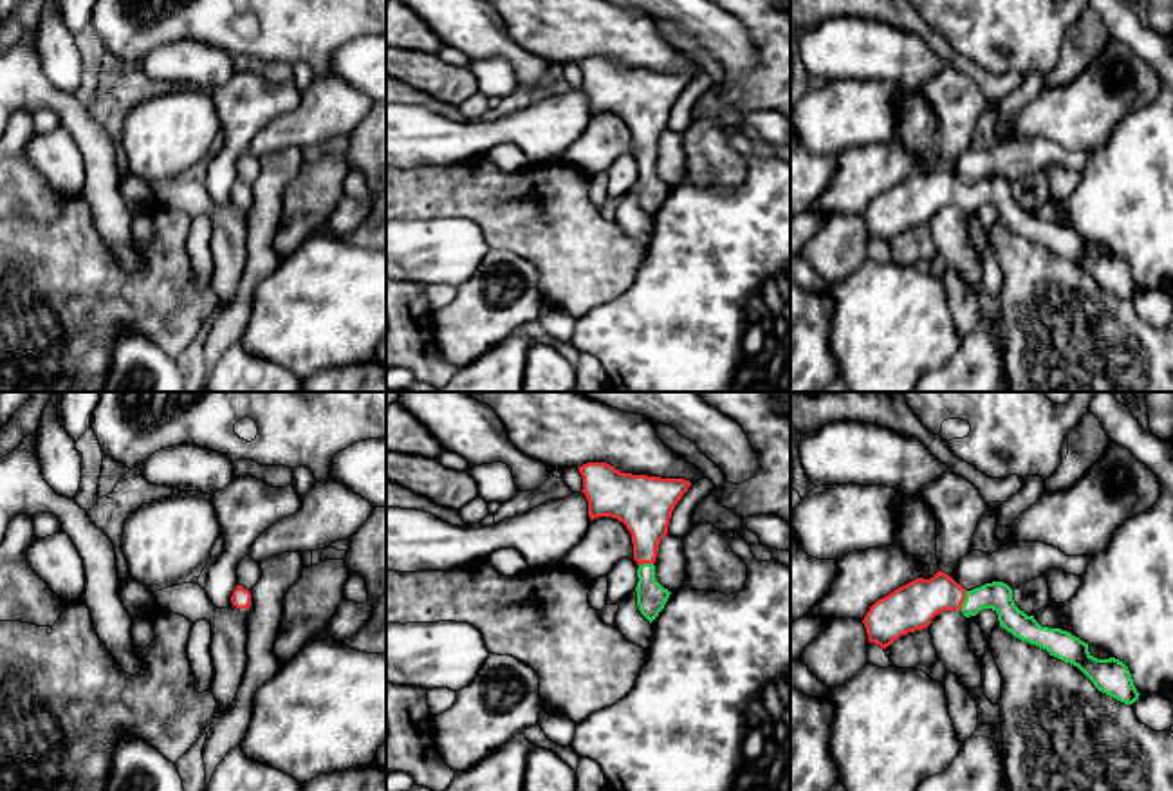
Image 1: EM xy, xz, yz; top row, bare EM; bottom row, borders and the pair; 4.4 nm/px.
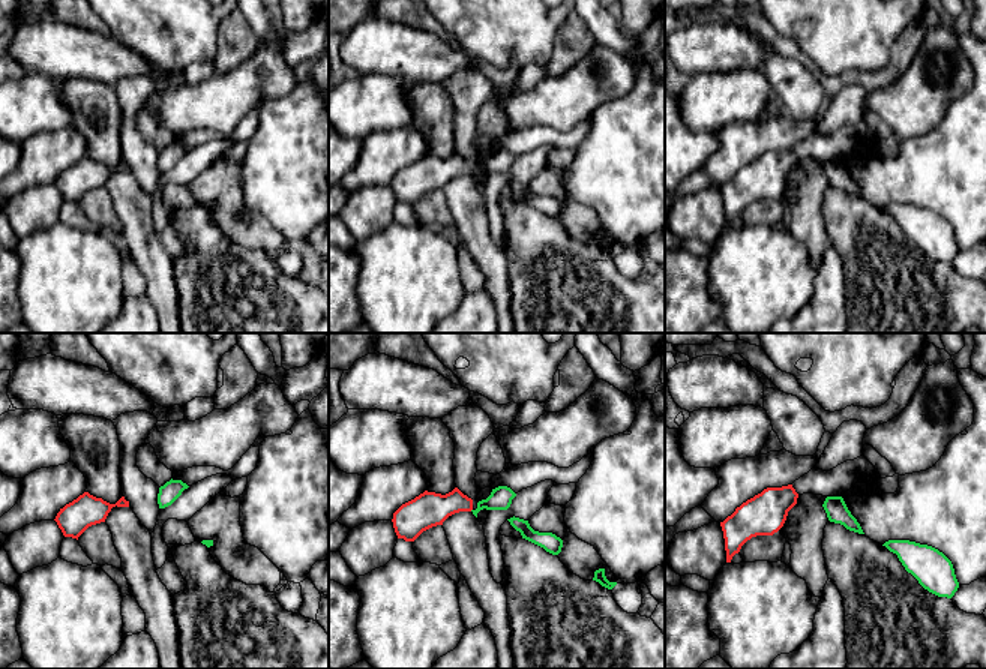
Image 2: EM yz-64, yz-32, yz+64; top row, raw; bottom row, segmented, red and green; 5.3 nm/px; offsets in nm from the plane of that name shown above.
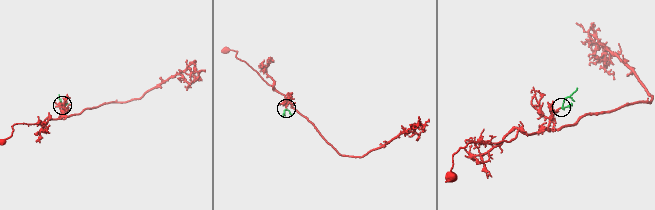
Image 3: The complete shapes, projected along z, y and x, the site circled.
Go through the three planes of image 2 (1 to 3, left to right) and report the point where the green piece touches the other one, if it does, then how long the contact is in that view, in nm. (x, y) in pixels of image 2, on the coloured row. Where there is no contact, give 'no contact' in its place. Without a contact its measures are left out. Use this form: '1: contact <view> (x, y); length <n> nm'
1: no contact
2: no contact
3: no contact

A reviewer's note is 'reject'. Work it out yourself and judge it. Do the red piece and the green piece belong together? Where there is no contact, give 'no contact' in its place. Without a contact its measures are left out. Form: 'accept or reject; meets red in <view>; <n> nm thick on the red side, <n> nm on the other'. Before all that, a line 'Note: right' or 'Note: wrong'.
Note: wrong
accept; meets red in yz; 200 nm thick on the red side, 130 nm on the other

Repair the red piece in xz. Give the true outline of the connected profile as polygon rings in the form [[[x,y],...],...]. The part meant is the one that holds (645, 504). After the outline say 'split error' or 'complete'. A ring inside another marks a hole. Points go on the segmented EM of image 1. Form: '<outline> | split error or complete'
[[[586,462],[577,470],[590,520],[617,518],[632,535],[633,560],[639,565],[637,607],[651,623],[671,594],[655,578],[659,544],[668,535],[671,513],[691,482],[623,473],[606,462]]] | split error

